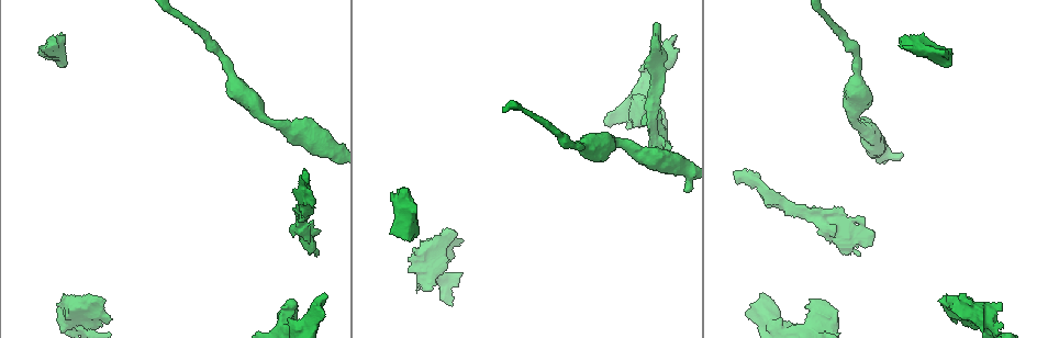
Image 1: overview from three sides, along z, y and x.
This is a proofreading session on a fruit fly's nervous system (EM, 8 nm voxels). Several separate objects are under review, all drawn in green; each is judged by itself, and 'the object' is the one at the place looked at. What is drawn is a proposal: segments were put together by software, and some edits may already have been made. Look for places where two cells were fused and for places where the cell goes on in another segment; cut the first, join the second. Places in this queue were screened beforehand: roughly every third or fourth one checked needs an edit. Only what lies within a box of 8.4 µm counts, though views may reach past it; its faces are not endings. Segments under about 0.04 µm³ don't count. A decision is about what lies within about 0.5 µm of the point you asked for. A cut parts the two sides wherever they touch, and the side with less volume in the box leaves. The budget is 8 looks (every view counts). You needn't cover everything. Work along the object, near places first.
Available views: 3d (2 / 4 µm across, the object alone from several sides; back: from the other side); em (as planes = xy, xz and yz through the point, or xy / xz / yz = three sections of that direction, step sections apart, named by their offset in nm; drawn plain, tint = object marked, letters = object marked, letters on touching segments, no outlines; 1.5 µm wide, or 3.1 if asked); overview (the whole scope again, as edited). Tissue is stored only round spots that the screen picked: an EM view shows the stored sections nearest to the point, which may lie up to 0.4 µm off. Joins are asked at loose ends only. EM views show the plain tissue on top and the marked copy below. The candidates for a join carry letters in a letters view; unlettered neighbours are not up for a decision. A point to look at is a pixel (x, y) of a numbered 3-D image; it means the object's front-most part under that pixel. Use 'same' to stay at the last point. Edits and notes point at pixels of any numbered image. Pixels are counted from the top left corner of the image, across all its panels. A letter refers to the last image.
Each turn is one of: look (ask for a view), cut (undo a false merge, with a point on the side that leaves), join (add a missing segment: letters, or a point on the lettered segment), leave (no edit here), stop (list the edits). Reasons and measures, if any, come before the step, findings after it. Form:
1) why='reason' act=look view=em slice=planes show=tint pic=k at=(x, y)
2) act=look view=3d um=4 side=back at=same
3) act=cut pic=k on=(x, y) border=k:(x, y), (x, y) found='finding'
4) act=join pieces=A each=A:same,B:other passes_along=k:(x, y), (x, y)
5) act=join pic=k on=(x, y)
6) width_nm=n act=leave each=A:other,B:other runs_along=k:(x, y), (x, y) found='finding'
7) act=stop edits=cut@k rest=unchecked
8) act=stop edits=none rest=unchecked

why='thick turns thin' act=look view=3d um=4 side=back pic=1 at=(682, 167)

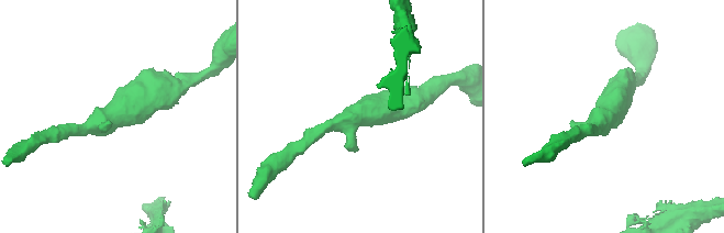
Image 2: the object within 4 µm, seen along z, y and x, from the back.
why='need the tissue' act=look view=em slice=xz step=8 show=tint pic=2 at=(359, 114)

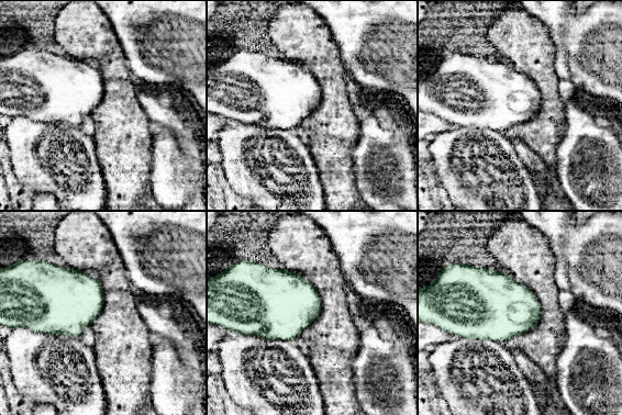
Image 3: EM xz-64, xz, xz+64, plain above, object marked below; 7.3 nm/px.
act=look view=em slice=yz step=8 show=letters at=same

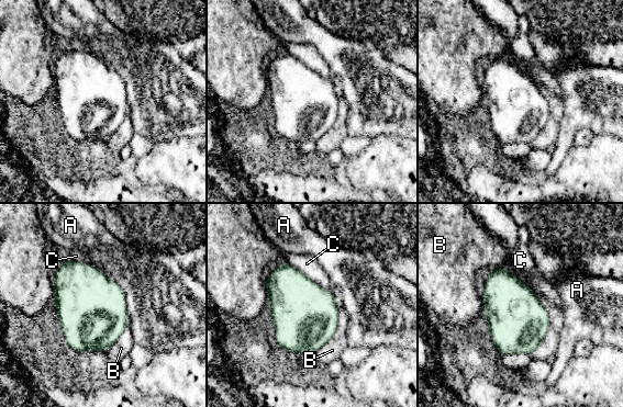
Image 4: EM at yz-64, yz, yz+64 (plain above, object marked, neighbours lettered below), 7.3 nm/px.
longest_contact=B:700nm act=leave each=A:other,B:other,C:other found='one cell here'

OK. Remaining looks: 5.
why='long arm stops here' act=look view=em slice=xz step=8 show=tint pic=1 at=(657, 23)

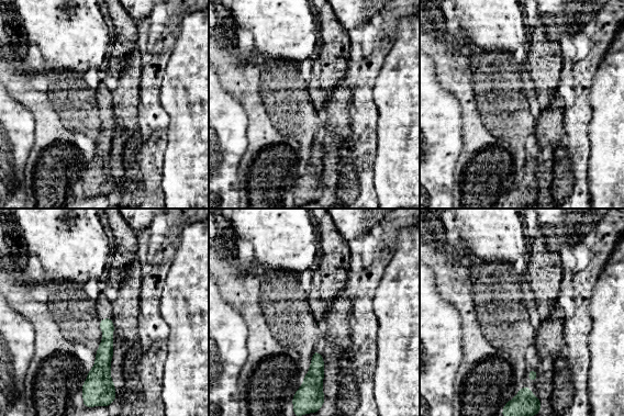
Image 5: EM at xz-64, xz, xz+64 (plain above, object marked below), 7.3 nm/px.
why='another direction' act=look view=em slice=planes show=letters at=same

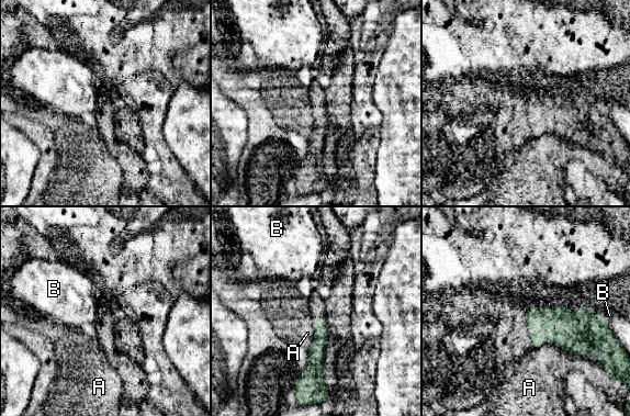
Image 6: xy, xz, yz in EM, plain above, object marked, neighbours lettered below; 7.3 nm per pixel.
act=leave each=A:other,B:other runs_along=6:(322, 318), (321, 338), (314, 371) found='no lettered segment goes on from it'

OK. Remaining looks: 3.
why='stops while still wide' act=look view=em slice=planes show=letters pic=1 at=(760, 295)

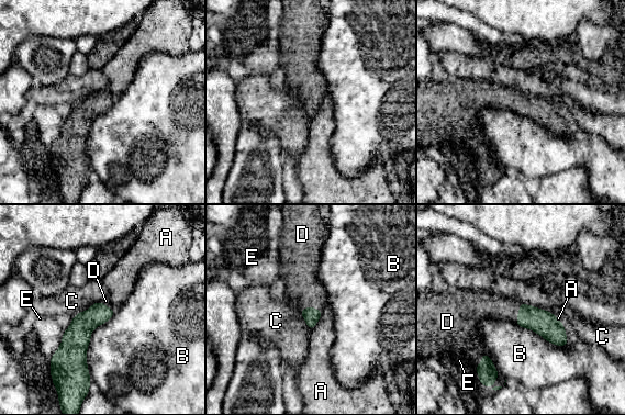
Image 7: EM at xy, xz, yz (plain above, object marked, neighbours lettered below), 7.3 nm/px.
act=join pieces=D each=A:other,B:other,C:other,D:same,E:other passes_along=7:(311, 315), (311, 307), (303, 289) found='it goes on there'

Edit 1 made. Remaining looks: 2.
act=stop edits=join@7 rest=unchecked

